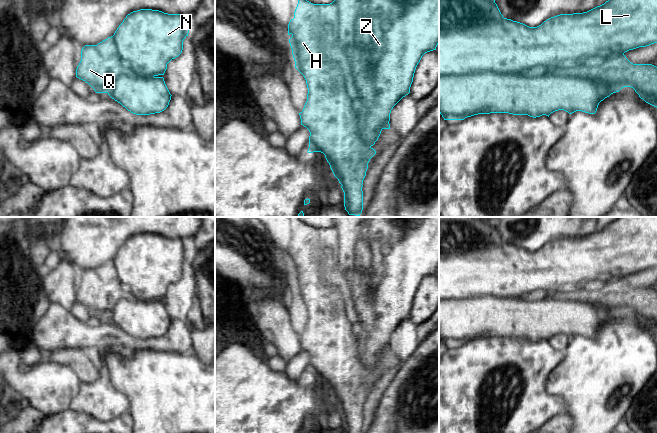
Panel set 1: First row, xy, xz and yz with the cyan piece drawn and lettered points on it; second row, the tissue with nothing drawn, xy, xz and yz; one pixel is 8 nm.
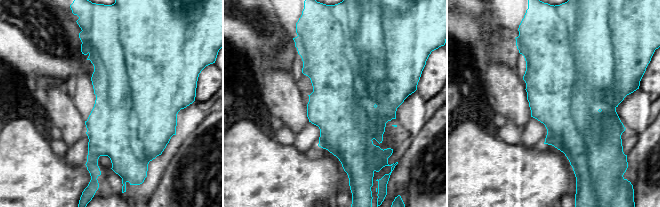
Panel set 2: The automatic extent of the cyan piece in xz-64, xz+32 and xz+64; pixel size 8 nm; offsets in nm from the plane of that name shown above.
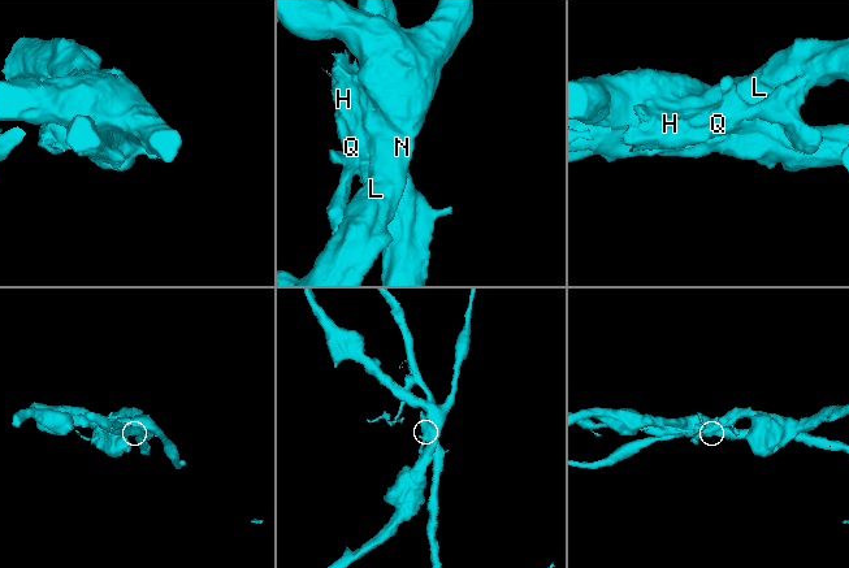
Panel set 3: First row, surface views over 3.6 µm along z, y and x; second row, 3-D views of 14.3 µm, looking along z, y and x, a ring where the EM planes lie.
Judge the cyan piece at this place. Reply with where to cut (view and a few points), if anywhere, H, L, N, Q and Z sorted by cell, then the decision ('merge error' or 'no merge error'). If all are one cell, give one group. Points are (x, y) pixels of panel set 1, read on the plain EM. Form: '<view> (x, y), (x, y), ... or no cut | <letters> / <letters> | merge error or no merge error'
yz (623, 277), (556, 298), (439, 299) | H Q / L N Z | merge error

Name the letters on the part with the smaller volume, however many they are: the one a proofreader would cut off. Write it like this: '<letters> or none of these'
H, Q

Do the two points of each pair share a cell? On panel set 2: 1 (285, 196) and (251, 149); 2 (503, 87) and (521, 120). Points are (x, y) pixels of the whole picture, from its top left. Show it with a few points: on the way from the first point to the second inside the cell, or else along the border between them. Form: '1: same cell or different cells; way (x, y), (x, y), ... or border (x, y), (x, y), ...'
1: same cell; way (278, 184), (255, 161)
2: same cell; way (506, 95), (519, 112)

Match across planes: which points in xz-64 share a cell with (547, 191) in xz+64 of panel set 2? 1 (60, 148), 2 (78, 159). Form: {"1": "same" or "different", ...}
{"1": "different", "2": "different"}

